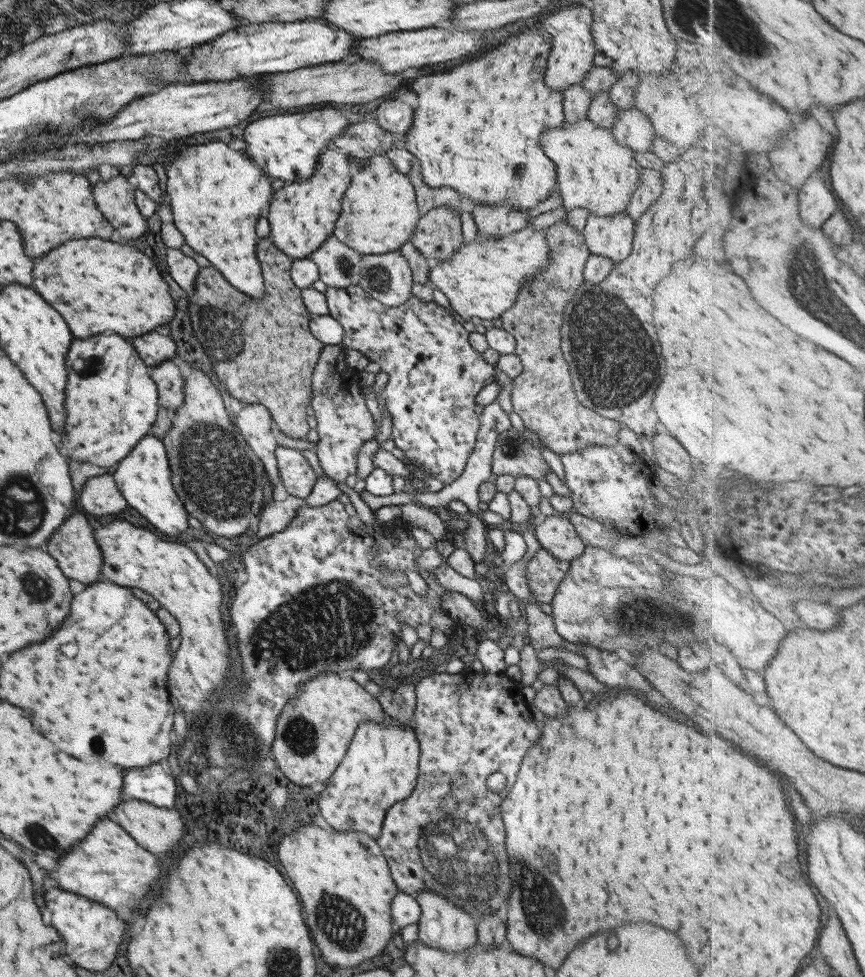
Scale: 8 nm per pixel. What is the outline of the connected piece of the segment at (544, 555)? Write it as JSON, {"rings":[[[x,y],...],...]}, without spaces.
{"rings":[[[540,549],[525,568],[531,595],[537,598],[538,603],[551,603],[569,569],[570,561],[557,560],[546,549]]]}

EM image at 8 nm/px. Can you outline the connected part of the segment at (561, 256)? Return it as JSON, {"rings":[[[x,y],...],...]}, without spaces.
{"rings":[[[567,218],[552,224],[545,230],[545,234],[547,234],[546,242],[549,248],[549,265],[545,268],[545,273],[540,273],[530,279],[523,286],[521,293],[517,294],[516,302],[499,316],[502,320],[502,329],[516,339],[514,355],[518,356],[523,365],[522,372],[513,378],[510,392],[513,411],[523,419],[525,428],[539,434],[538,438],[541,443],[559,456],[579,451],[588,445],[616,445],[621,428],[620,422],[598,415],[577,399],[569,365],[561,351],[560,327],[563,323],[563,316],[570,305],[571,298],[577,294],[579,286],[585,281],[583,270],[591,252],[586,246],[584,234],[572,228]]]}

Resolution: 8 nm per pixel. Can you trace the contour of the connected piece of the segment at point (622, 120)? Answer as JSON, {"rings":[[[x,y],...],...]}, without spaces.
{"rings":[[[628,108],[628,110],[621,110],[616,115],[614,120],[614,127],[611,128],[611,133],[618,144],[628,146],[632,152],[653,152],[652,140],[654,140],[654,128],[652,122],[640,112],[637,108]]]}

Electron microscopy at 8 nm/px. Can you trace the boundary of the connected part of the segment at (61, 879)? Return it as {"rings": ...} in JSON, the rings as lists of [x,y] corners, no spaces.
{"rings":[[[100,820],[90,834],[57,860],[56,869],[49,871],[49,878],[57,880],[59,888],[90,900],[101,902],[115,910],[120,904],[138,908],[148,900],[152,884],[162,878],[162,866],[149,850],[142,848],[115,820]]]}

